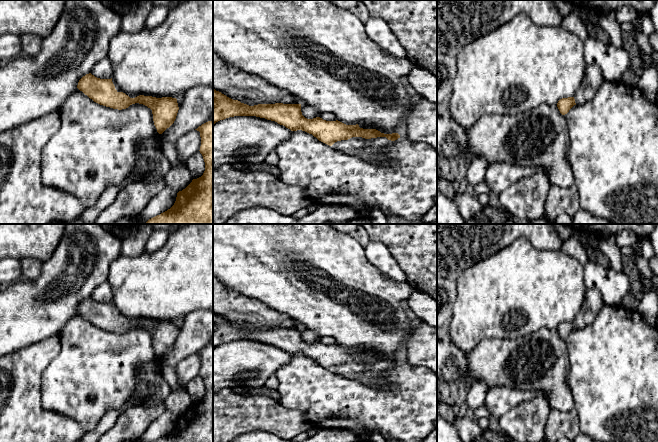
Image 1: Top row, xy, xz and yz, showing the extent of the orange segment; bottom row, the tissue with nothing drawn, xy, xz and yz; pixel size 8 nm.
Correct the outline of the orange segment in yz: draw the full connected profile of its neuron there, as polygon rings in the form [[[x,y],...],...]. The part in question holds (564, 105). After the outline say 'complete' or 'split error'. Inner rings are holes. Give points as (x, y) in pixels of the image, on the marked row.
[[[588,65],[584,80],[573,97],[562,98],[558,101],[557,107],[562,115],[565,115],[574,105],[581,105],[591,100],[601,85],[607,80],[604,78],[601,69],[596,65]]] | split error

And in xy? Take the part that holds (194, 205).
[[[213,120],[197,129],[200,132],[200,153],[205,162],[203,175],[177,193],[174,205],[167,211],[149,219],[145,224],[213,224]]] | complete

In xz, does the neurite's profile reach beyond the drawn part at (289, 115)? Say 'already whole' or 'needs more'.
needs more

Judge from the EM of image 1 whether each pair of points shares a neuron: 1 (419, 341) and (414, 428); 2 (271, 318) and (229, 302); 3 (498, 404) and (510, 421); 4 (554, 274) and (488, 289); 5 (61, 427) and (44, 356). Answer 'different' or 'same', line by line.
1: different
2: same
3: different
4: same
5: same

